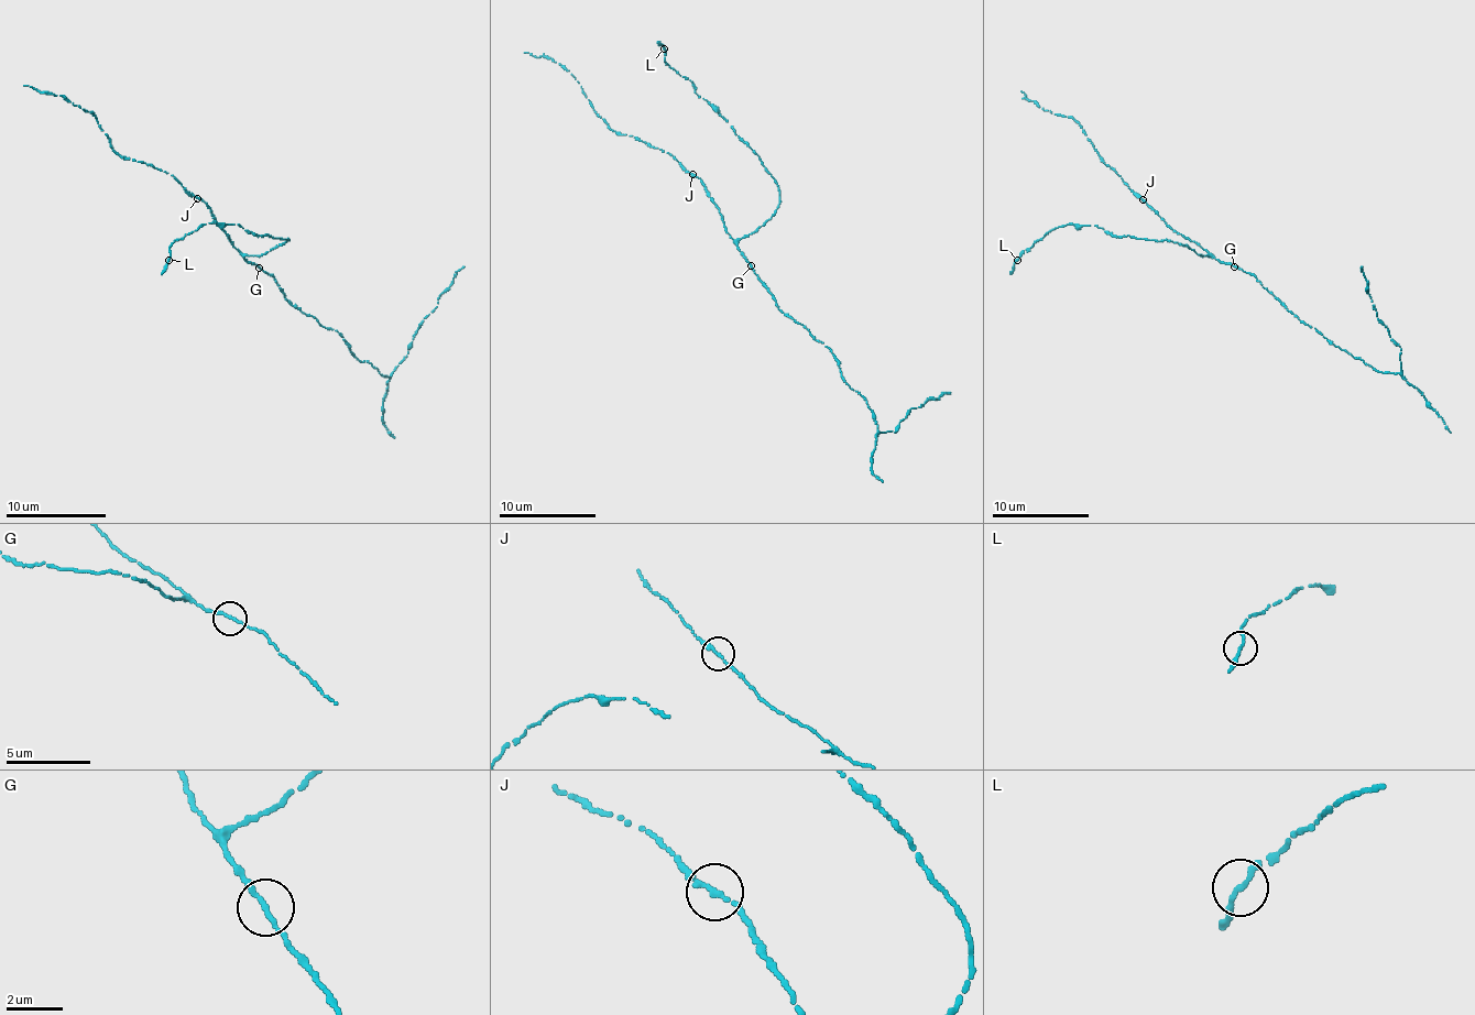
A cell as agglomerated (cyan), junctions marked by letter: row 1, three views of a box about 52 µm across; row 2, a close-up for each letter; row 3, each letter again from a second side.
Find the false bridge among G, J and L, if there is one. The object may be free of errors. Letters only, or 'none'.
none

